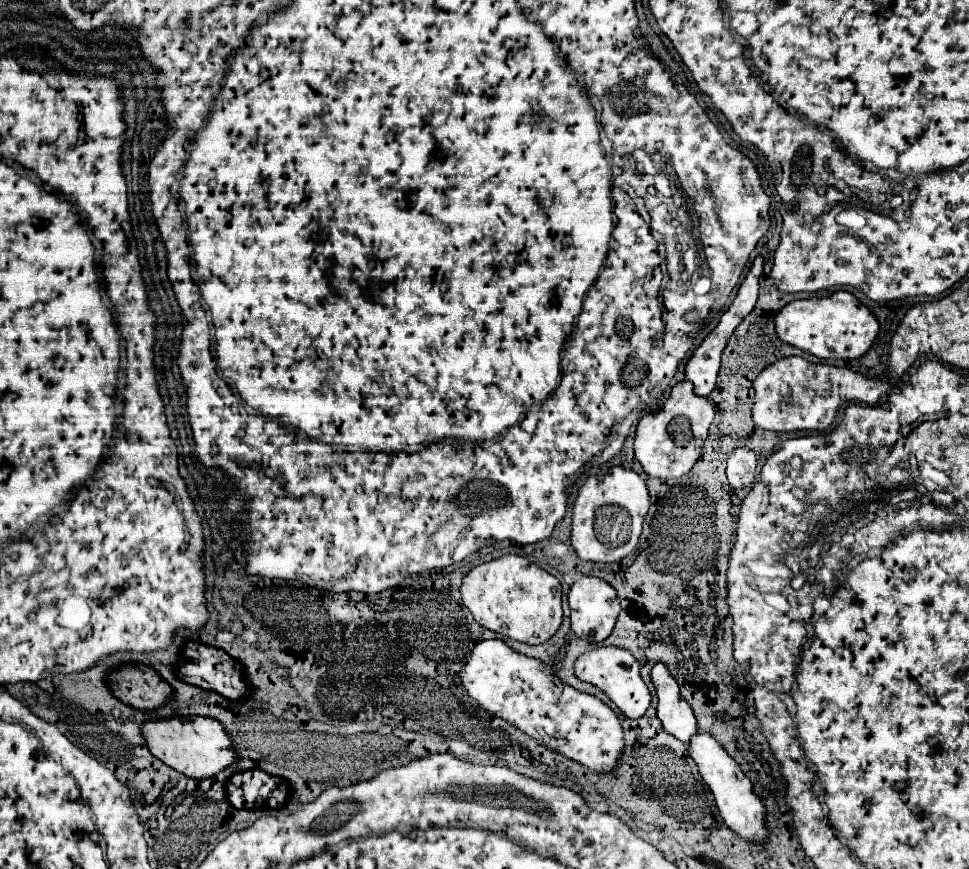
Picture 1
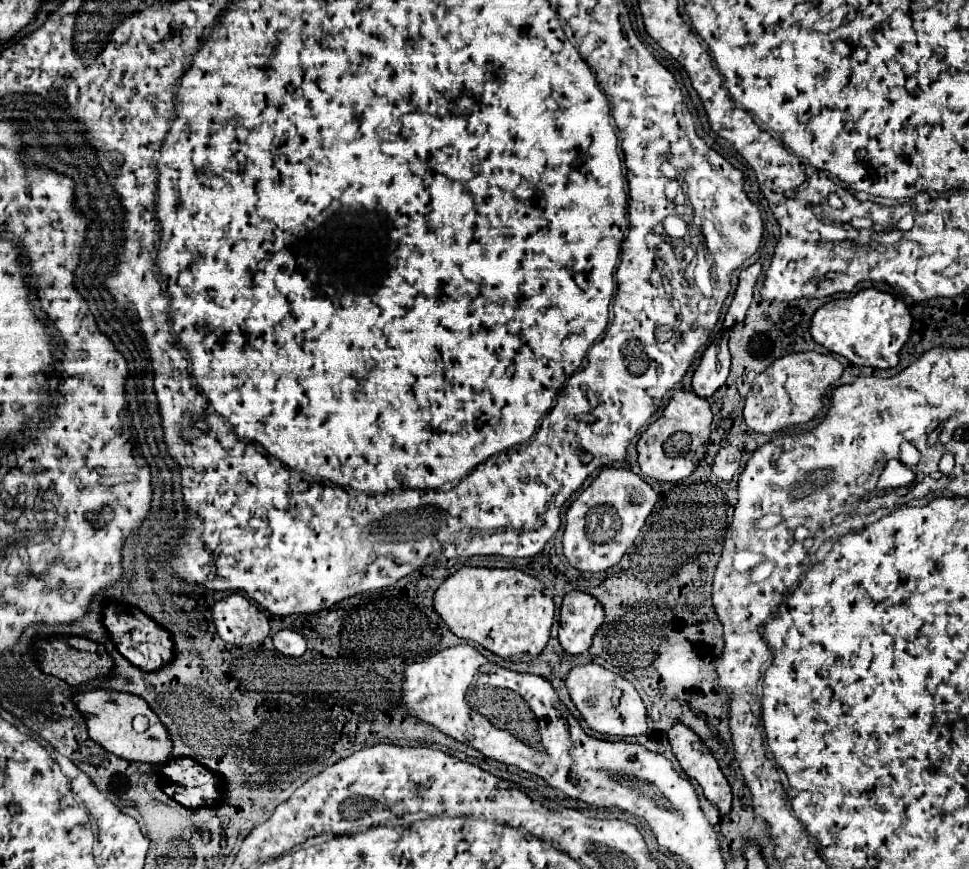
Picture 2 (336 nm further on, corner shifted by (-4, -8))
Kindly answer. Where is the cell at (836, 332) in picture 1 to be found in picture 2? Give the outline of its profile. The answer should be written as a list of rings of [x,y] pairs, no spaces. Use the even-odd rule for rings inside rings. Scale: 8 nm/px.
[[[865,288],[865,290],[859,290],[853,298],[839,298],[839,300],[833,300],[833,302],[827,302],[825,306],[821,306],[811,320],[811,336],[817,344],[825,346],[833,354],[845,356],[849,362],[853,362],[857,366],[893,368],[899,364],[899,352],[911,336],[911,326],[913,326],[913,316],[903,300],[899,300],[887,292],[875,290],[875,288]]]

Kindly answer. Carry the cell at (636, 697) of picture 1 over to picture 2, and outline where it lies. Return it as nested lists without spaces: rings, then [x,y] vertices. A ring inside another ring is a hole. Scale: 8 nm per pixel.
[[[597,664],[575,666],[569,672],[565,684],[575,708],[579,710],[581,718],[587,722],[591,730],[609,734],[609,736],[639,736],[647,730],[643,700],[633,688],[633,684],[621,678],[619,674],[613,674]]]

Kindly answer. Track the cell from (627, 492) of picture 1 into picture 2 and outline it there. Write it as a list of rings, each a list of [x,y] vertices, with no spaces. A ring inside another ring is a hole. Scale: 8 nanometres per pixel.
[[[605,468],[569,506],[565,516],[563,554],[581,572],[603,572],[615,566],[645,524],[657,502],[653,488],[631,470]]]

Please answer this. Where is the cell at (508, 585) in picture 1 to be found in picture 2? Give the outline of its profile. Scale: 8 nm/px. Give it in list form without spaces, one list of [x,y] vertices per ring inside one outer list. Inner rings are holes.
[[[467,566],[459,568],[437,588],[433,596],[433,608],[457,638],[471,640],[483,646],[485,650],[493,652],[495,656],[513,662],[529,662],[541,654],[541,650],[549,640],[549,630],[555,612],[553,598],[545,594],[545,588],[537,578],[513,568],[499,570],[499,568],[467,568]]]

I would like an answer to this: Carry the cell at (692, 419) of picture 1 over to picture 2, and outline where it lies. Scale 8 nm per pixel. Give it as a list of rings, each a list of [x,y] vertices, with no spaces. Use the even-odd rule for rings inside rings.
[[[687,390],[673,392],[663,414],[655,422],[651,422],[651,426],[641,434],[637,442],[641,472],[659,482],[685,480],[705,456],[705,444],[709,442],[711,420],[713,414],[705,398],[699,398],[695,392]]]

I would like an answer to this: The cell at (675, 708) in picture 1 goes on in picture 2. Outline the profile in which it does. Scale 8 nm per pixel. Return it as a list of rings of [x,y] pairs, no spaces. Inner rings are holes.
[[[673,724],[673,728],[667,732],[667,738],[683,772],[699,782],[707,800],[715,804],[721,814],[729,814],[731,788],[709,748],[685,724]]]

